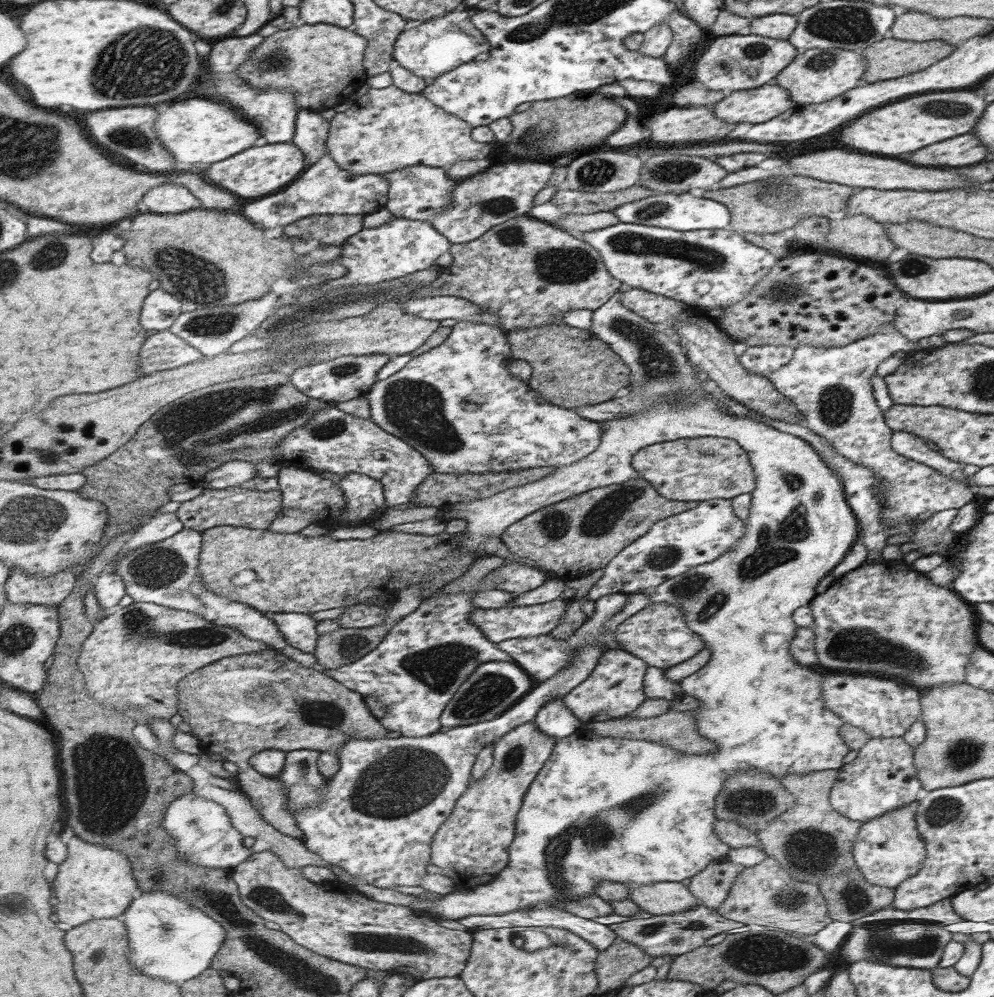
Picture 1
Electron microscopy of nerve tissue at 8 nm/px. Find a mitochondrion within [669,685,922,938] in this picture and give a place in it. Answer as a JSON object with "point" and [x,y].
{"point":[810,850]}

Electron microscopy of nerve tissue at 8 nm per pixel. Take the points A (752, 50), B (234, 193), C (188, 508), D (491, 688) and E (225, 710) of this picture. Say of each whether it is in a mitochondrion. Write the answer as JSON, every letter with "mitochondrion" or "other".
{"A":"mitochondrion","B":"other","C":"other","D":"mitochondrion","E":"other"}

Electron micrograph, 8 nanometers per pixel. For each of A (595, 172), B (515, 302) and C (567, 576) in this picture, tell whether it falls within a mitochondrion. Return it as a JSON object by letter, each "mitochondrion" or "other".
{"A":"mitochondrion","B":"other","C":"other"}

